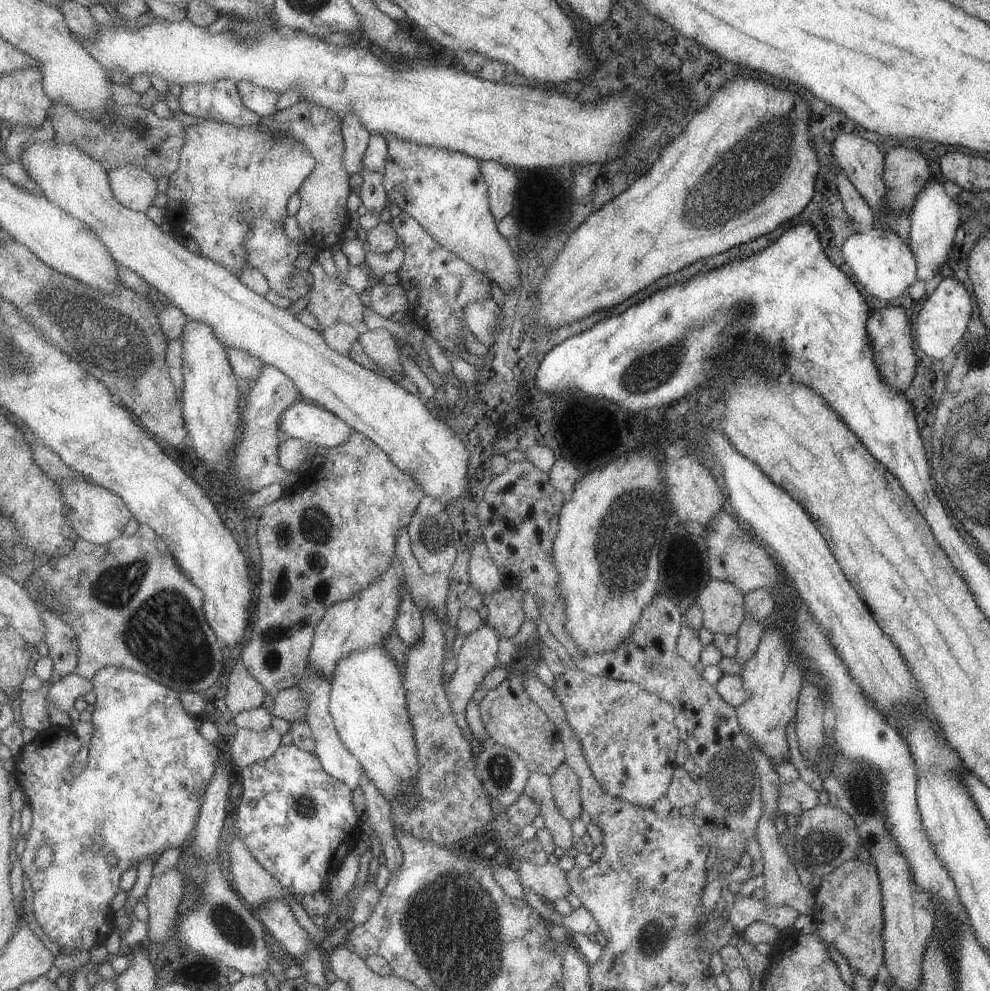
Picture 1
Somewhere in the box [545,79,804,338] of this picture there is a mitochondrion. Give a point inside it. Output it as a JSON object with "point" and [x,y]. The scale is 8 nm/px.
{"point":[735,183]}

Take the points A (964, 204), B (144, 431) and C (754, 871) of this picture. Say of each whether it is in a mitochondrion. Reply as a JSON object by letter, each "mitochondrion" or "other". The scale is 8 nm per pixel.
{"A":"other","B":"other","C":"other"}

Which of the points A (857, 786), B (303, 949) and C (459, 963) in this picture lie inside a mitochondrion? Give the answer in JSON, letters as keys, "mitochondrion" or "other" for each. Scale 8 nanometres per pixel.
{"A":"mitochondrion","B":"other","C":"mitochondrion"}

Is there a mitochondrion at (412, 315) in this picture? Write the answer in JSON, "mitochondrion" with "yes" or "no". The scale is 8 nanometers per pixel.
{"mitochondrion":"no"}

